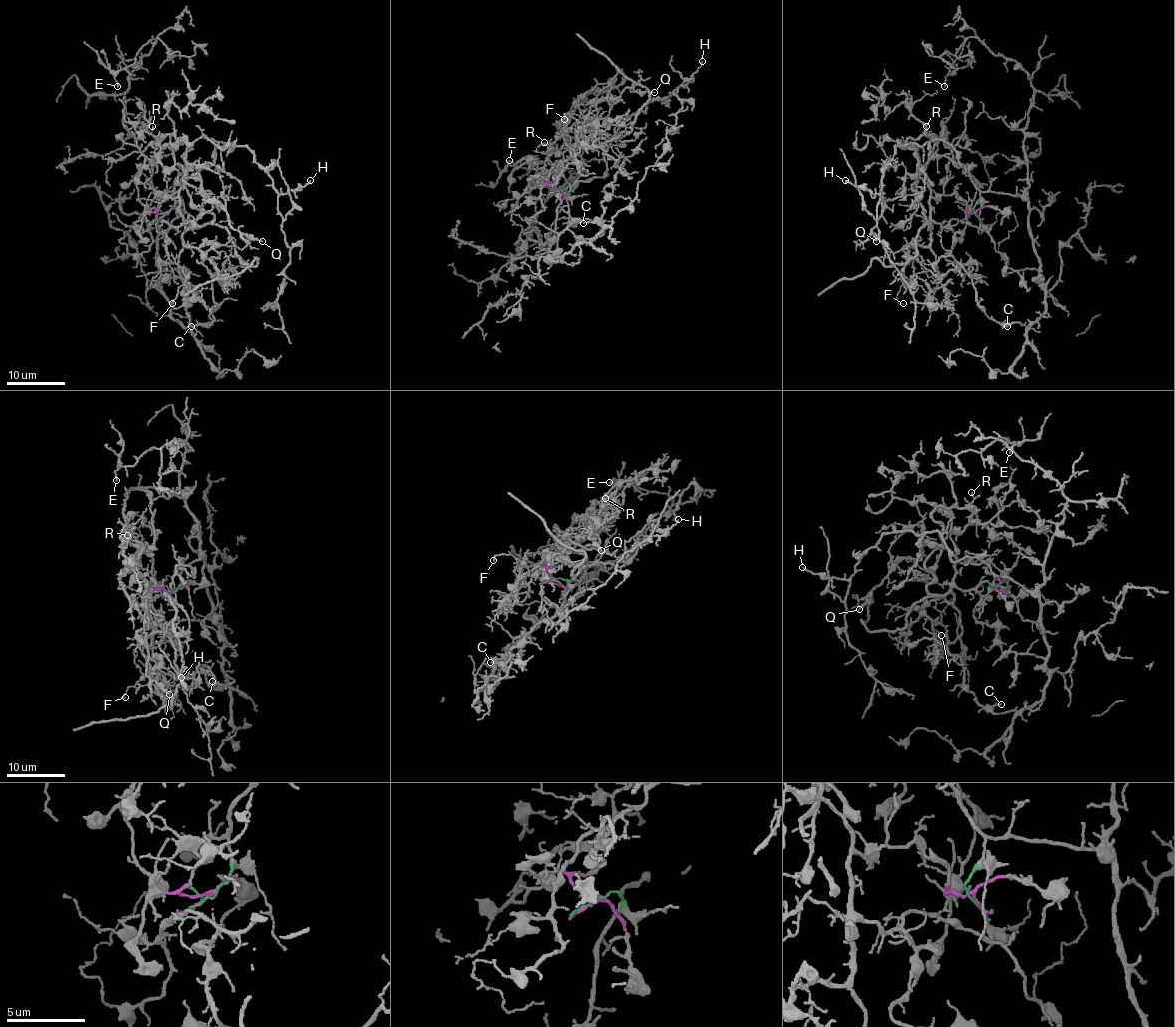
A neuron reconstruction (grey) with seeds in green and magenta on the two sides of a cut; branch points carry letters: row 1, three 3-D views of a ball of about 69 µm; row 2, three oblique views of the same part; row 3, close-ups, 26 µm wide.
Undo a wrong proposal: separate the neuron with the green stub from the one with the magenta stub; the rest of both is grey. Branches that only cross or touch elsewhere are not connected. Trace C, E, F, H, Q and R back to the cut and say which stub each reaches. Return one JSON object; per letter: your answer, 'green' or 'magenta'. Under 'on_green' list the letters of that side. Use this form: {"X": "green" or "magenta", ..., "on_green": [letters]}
{"C": "green", "E": "green", "F": "magenta", "H": "green", "Q": "magenta", "R": "magenta", "on_green": ["C", "E", "H"]}

